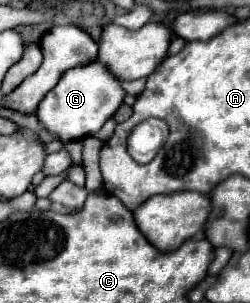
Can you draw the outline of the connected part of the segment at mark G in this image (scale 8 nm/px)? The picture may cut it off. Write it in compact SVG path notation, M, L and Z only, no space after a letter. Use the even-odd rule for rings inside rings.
M92 62L64 72L62 80L40 102L36 114L44 128L58 134L62 142L80 140L84 136L94 136L104 126L104 122L114 116L114 112L124 102L124 96L126 92L110 68L102 62Z

